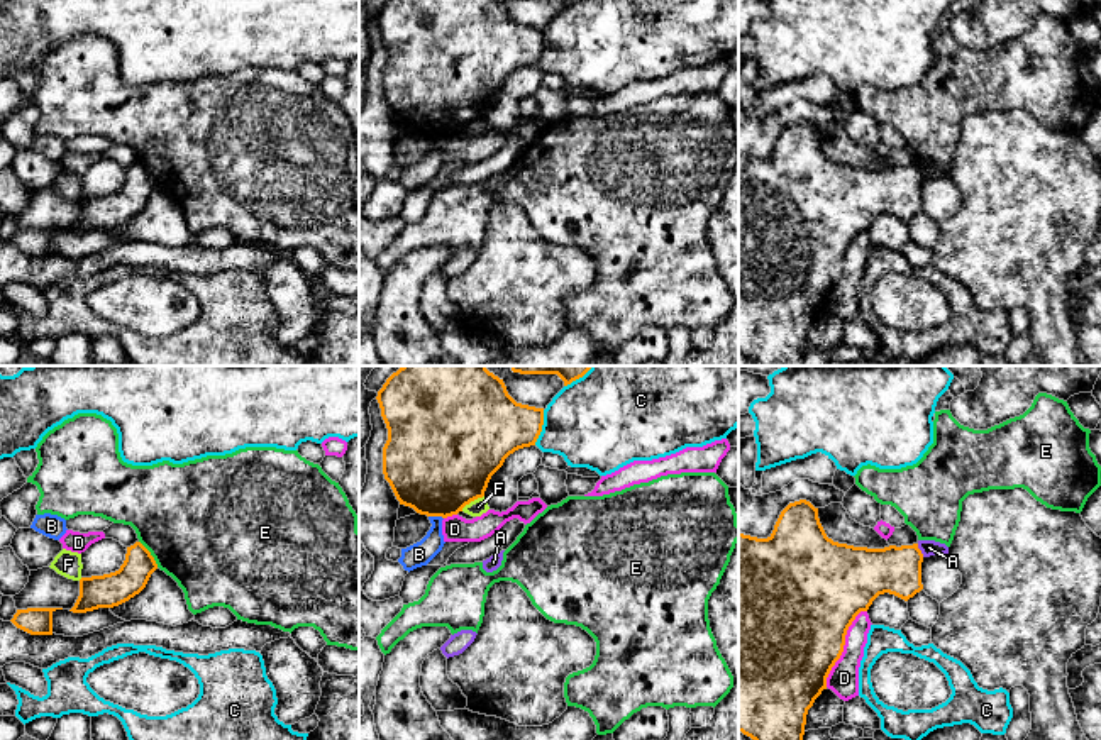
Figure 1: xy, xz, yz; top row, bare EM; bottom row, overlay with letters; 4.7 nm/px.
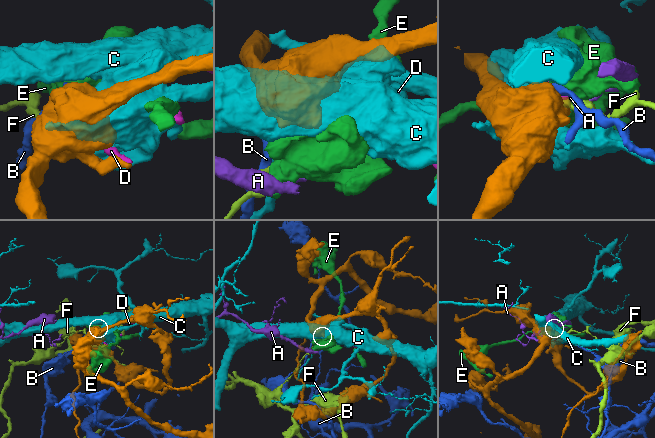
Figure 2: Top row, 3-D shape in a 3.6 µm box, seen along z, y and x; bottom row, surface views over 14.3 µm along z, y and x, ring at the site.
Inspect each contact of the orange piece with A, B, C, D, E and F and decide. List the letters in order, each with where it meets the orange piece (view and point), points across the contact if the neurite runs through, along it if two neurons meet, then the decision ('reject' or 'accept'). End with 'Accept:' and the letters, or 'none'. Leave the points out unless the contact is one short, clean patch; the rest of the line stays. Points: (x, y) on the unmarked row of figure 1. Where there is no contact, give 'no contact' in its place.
A: yz (920, 171) | along yz (917, 165), (923, 176) | reject
B: xz (436, 136) | reject
C: xz (541, 48) | reject
D: yz (842, 268) | reject
E: xy (149, 175) | along xy (139, 161), (158, 187) | reject
F: xz (471, 121) | reject
Accept: none

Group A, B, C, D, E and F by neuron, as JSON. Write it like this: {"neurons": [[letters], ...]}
{"neurons": [["A"], ["B"], ["C"], ["D"], ["E"], ["F"]]}

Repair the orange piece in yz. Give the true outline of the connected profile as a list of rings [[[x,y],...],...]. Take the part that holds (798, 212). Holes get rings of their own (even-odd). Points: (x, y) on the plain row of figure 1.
[[[806,120],[789,124],[767,159],[739,154],[739,352],[757,366],[803,366],[808,330],[827,310],[849,247],[879,215],[908,222],[920,213],[921,183],[918,164],[867,169],[833,163],[820,144],[818,129]]]

